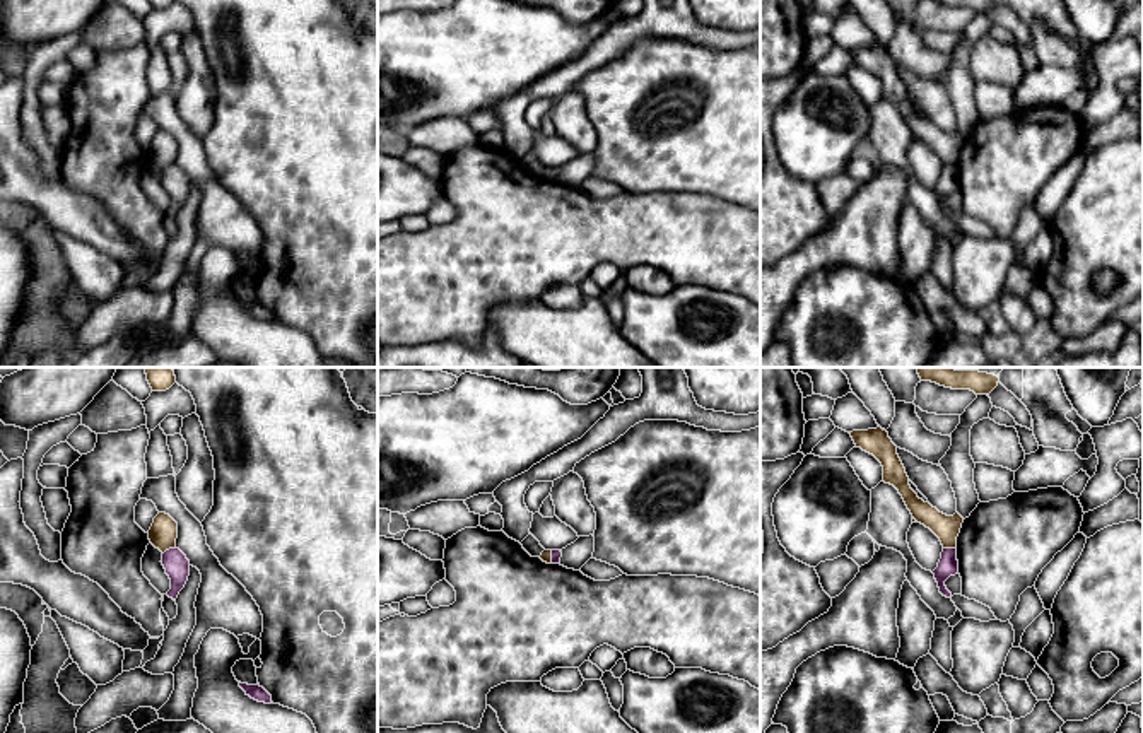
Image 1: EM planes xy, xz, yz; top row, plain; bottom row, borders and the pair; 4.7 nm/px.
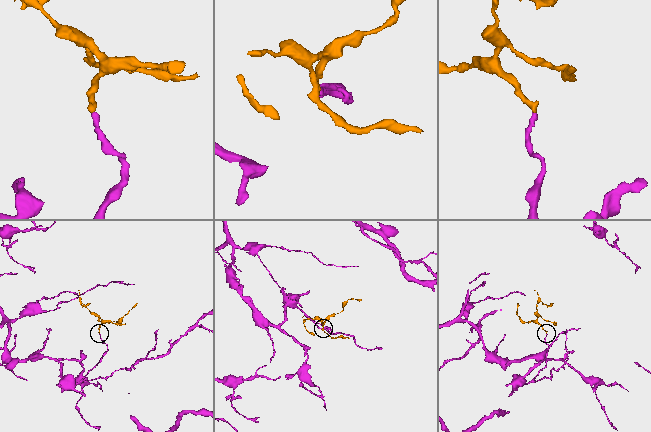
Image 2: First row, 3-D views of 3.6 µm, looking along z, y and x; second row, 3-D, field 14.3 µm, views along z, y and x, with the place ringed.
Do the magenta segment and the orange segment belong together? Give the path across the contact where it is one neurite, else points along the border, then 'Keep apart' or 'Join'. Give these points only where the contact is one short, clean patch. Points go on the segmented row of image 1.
Boundary: xy (175, 545), (163, 554). Keep apart

